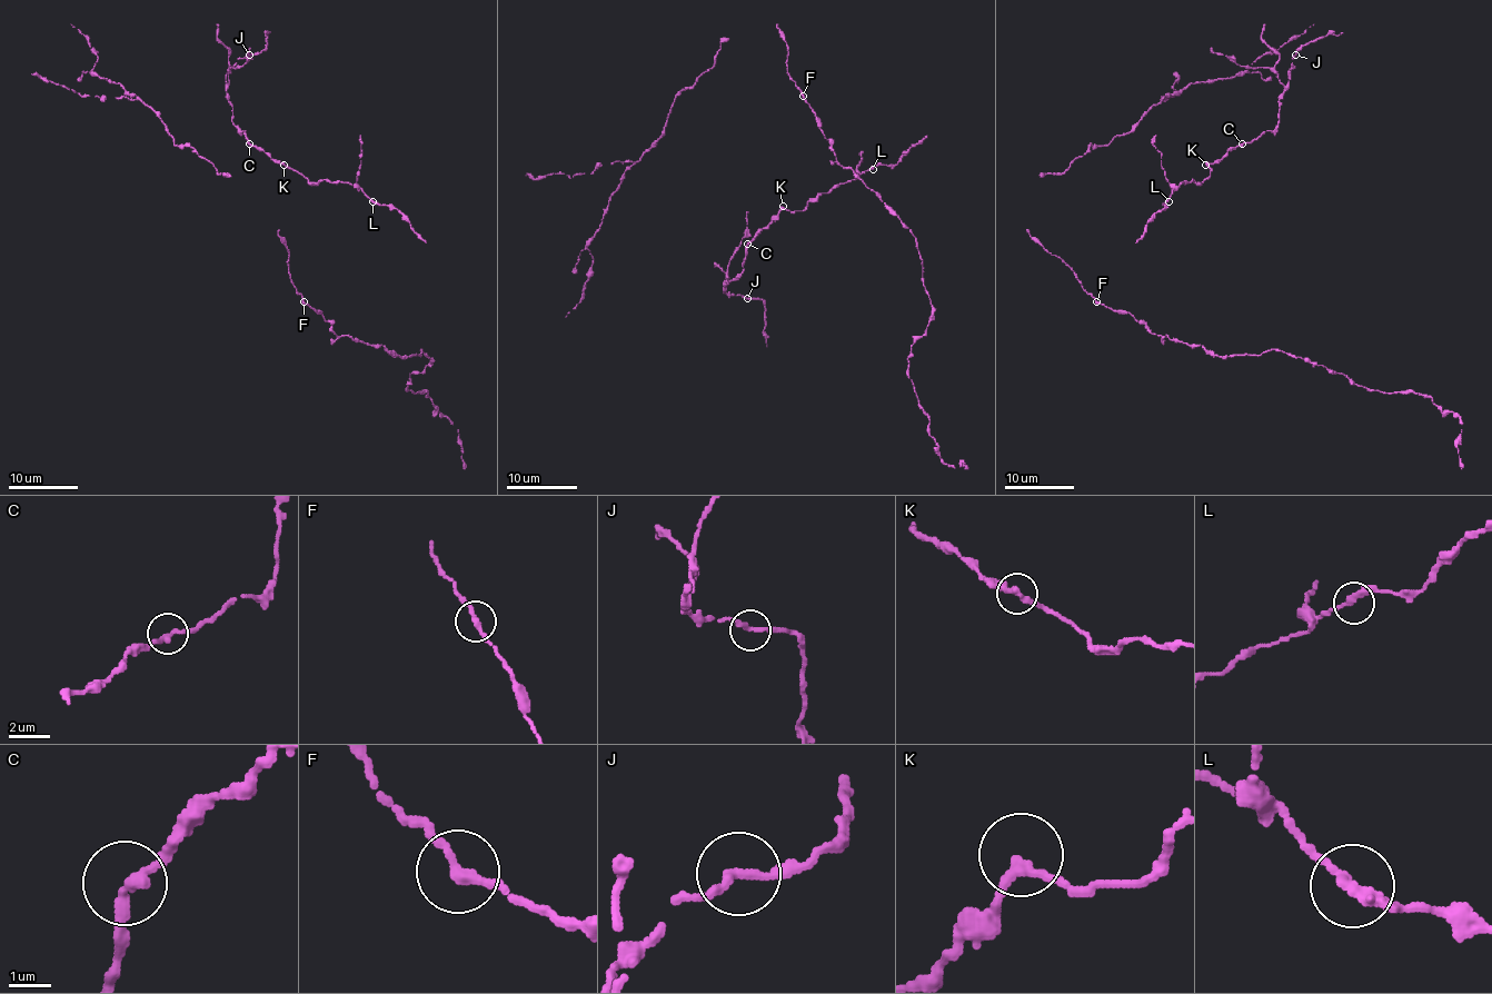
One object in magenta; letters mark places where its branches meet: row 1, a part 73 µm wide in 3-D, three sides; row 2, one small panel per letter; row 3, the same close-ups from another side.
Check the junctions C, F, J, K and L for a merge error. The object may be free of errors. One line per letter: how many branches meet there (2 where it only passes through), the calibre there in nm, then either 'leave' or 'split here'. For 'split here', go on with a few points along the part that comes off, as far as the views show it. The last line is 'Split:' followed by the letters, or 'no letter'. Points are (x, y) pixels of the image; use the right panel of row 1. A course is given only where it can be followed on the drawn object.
C: branches 2; calibre 280 nm; leave
F: branches 2; calibre 280 nm; leave
J: branches 2; calibre 240 nm; leave
K: branches 2; calibre 280 nm; leave
L: branches 2; calibre 280 nm; leave
Split: no letter

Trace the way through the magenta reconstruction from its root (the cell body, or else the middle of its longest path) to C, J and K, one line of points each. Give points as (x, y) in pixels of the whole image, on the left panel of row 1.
C: (335, 181), (308, 181), (302, 175), (249, 143)
J: (335, 181), (308, 181), (254, 147), (245, 131), (231, 120), (226, 73), (249, 55)
K: (335, 181), (308, 181), (284, 165)

